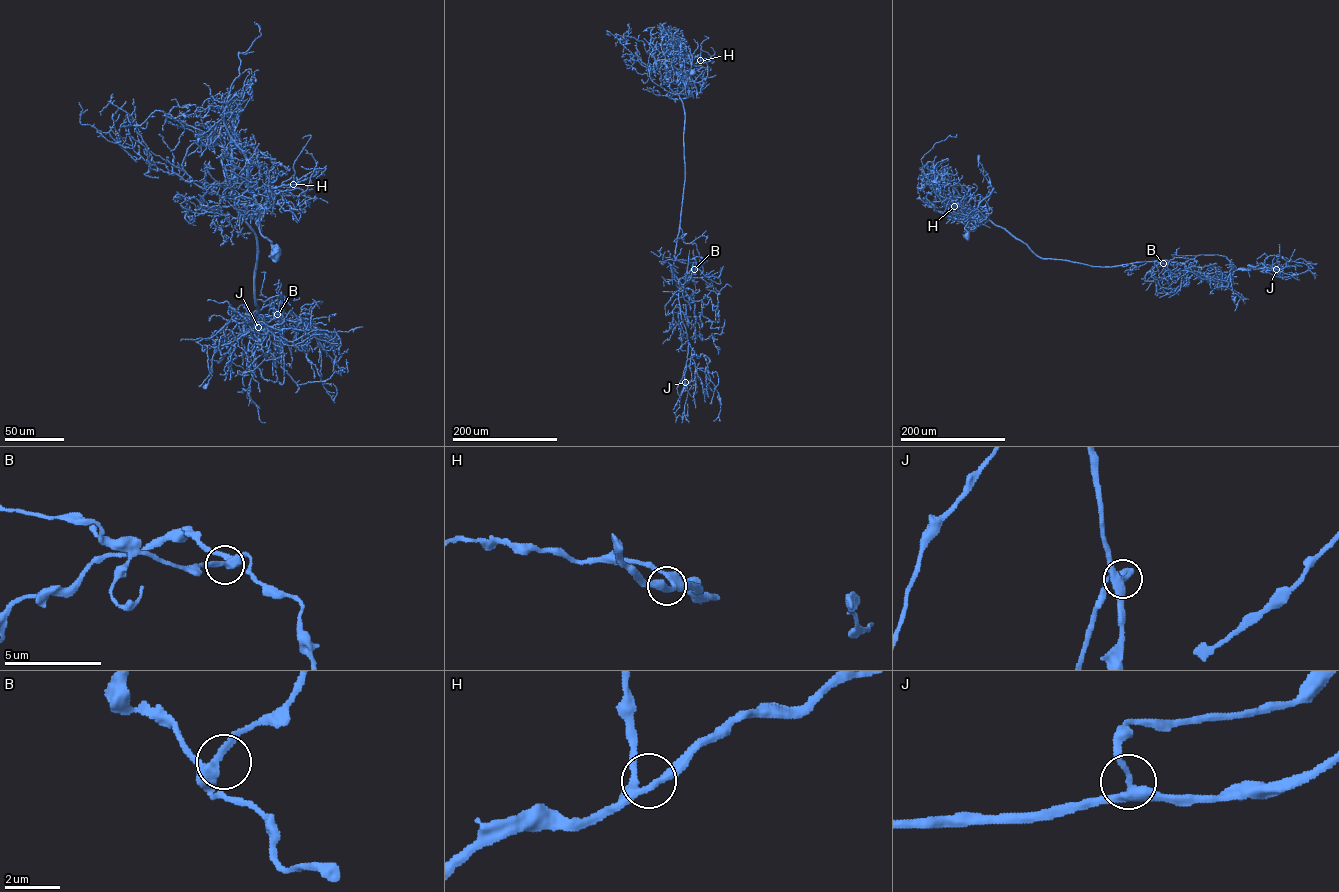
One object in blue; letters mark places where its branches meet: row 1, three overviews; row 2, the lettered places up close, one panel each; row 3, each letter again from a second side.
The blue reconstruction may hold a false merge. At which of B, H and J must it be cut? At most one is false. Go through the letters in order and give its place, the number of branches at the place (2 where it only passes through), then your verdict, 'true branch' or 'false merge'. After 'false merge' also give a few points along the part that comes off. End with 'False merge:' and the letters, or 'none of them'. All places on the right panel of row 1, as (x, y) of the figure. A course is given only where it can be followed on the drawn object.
B: at (1163, 263); 3 branches meet; true branch
H: at (954, 206); 3 branches meet; true branch
J: at (1276, 269); 3 branches meet; true branch
False merge: none of them

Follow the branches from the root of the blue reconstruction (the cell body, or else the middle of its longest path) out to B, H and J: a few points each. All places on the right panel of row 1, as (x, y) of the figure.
B: (967, 235), (964, 227), (975, 215), (1004, 228), (1043, 258), (1100, 266), (1163, 263)
H: (967, 235), (964, 227), (971, 216), (959, 204), (949, 206), (958, 207), (954, 206)
J: (967, 235), (964, 227), (975, 215), (1004, 228), (1043, 258), (1100, 266), (1166, 260), (1199, 272), (1276, 269)

